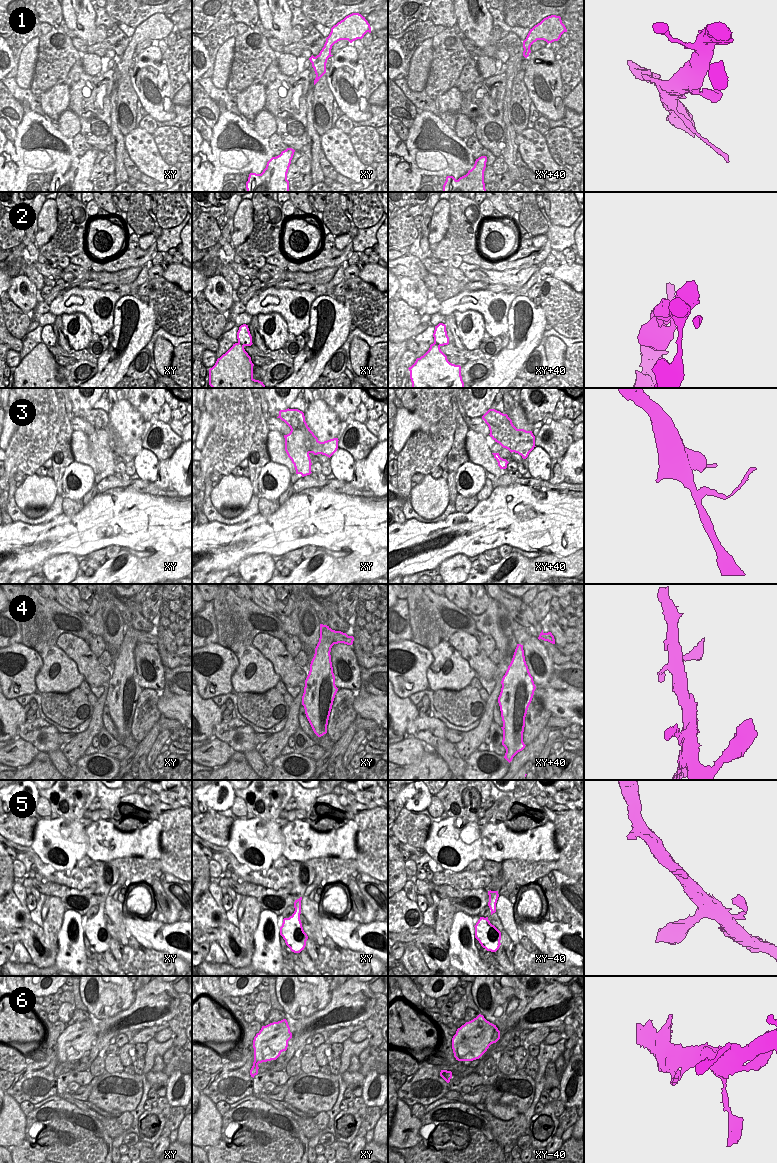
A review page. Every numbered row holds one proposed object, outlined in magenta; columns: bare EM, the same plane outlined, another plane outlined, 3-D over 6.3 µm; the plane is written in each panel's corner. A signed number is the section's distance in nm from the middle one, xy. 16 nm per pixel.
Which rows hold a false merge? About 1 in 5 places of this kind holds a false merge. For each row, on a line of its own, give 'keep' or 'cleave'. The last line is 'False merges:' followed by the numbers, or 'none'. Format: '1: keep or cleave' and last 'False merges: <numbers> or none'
1: keep
2: keep
3: keep
4: keep
5: keep
6: keep
False merges: none

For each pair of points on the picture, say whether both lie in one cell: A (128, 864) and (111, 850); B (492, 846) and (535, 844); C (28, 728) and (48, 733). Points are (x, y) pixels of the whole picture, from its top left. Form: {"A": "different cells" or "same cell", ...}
{"A": "different cells", "B": "same cell", "C": "same cell"}

